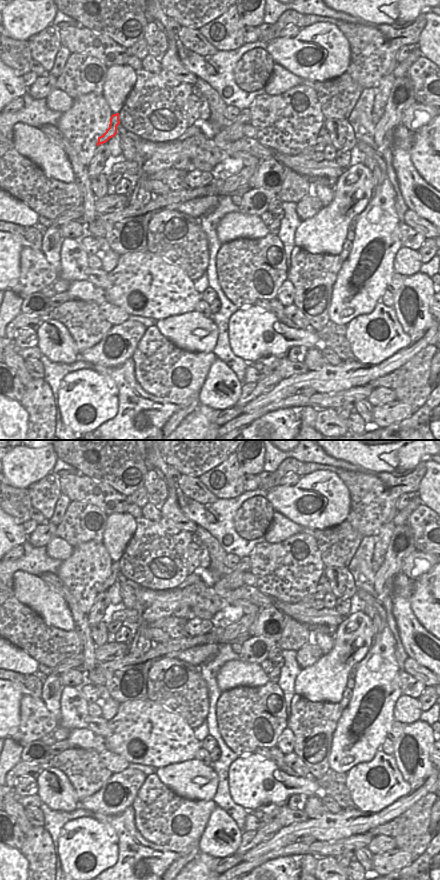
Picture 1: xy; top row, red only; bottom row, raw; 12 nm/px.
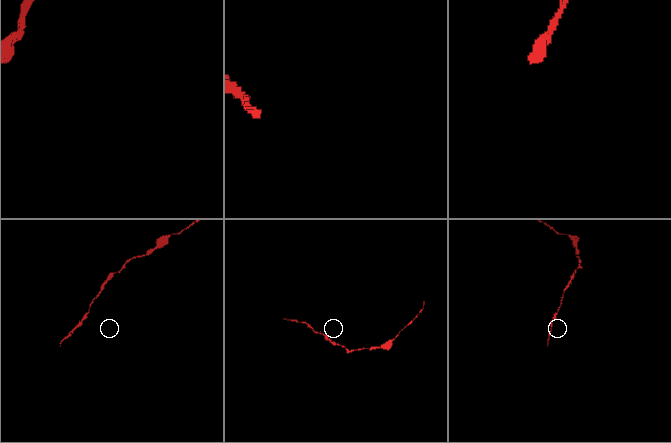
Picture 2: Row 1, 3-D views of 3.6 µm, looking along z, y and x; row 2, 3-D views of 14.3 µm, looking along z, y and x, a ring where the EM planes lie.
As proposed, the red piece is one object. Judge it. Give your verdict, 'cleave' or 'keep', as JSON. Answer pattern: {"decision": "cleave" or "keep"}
{"decision": "keep"}

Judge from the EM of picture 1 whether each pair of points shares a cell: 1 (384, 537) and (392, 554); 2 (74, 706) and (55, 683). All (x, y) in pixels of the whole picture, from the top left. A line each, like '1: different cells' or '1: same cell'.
1: different cells
2: different cells

